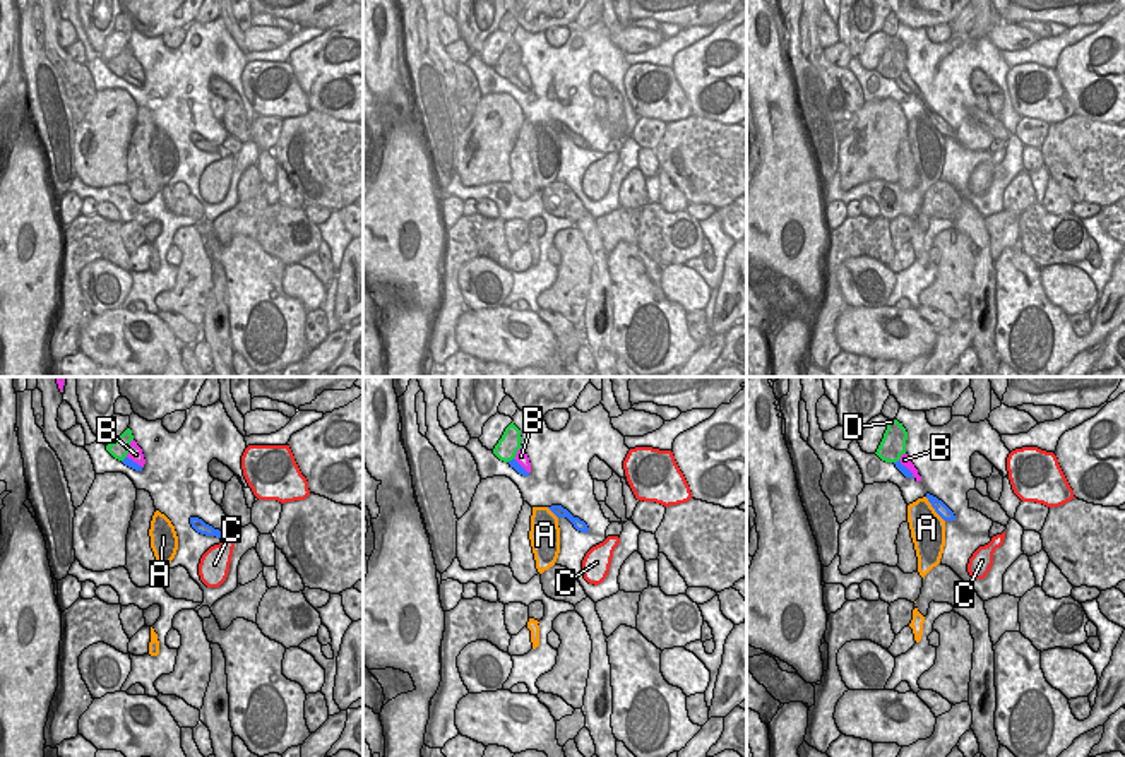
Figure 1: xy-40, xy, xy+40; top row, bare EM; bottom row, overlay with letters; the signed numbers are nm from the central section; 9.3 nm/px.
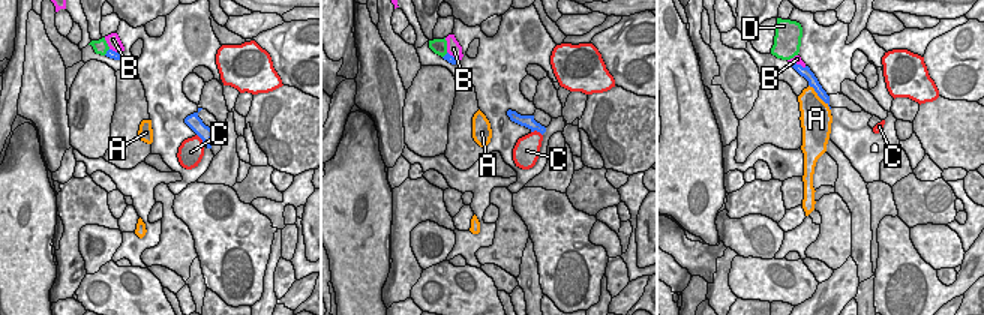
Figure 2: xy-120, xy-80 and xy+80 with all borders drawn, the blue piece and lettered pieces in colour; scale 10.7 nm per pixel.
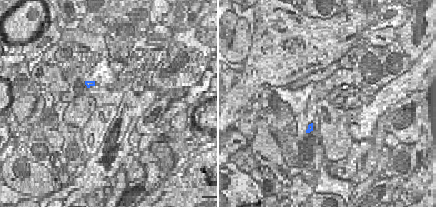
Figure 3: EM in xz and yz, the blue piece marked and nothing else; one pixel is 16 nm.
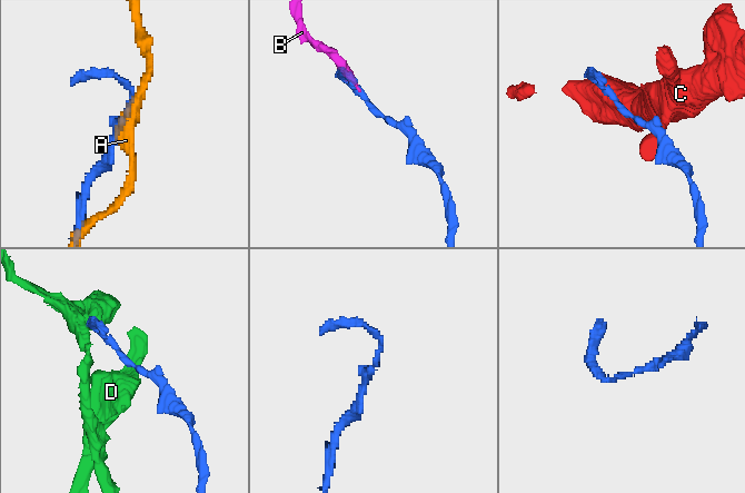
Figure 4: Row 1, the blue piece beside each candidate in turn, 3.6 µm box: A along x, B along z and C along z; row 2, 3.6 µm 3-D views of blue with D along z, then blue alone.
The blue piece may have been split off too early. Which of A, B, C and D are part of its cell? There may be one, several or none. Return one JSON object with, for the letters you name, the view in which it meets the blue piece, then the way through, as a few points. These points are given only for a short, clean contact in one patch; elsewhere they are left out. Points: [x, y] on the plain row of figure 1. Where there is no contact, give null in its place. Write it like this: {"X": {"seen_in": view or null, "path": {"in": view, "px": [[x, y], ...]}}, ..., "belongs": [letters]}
{"B": {"seen_in": "xy+40"}, "belongs": ["B"]}

